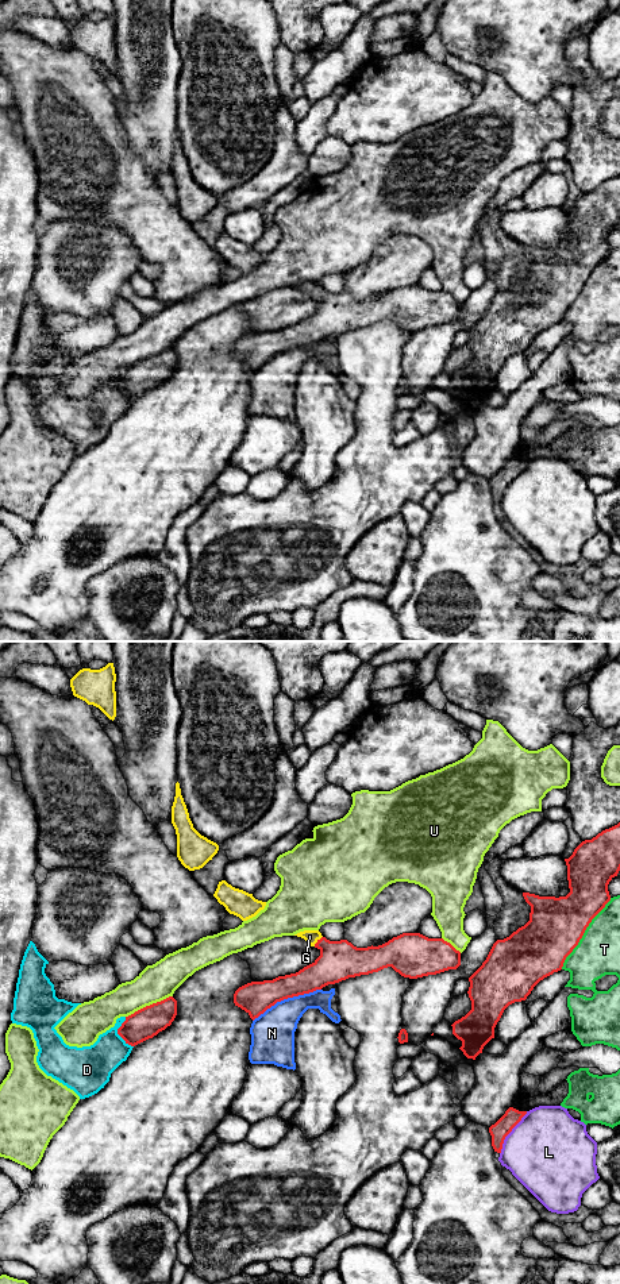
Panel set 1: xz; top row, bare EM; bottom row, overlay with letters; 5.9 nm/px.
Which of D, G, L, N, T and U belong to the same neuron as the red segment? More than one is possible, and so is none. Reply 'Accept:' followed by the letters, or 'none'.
Accept: G

